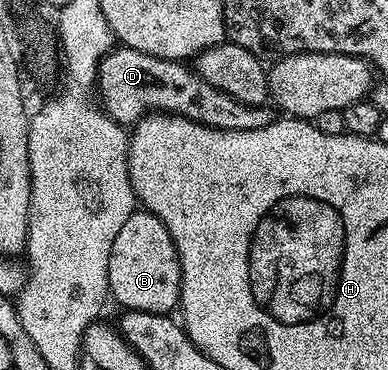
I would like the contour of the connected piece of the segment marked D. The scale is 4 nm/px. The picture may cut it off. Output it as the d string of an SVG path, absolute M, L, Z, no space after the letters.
M121 45L115 46L98 62L96 95L102 110L115 123L123 125L133 125L148 115L161 113L179 115L212 129L247 131L264 129L272 125L276 118L273 106L257 107L236 101L236 97L216 89L216 85L208 85L208 81L204 81L204 77L185 62L152 57Z

